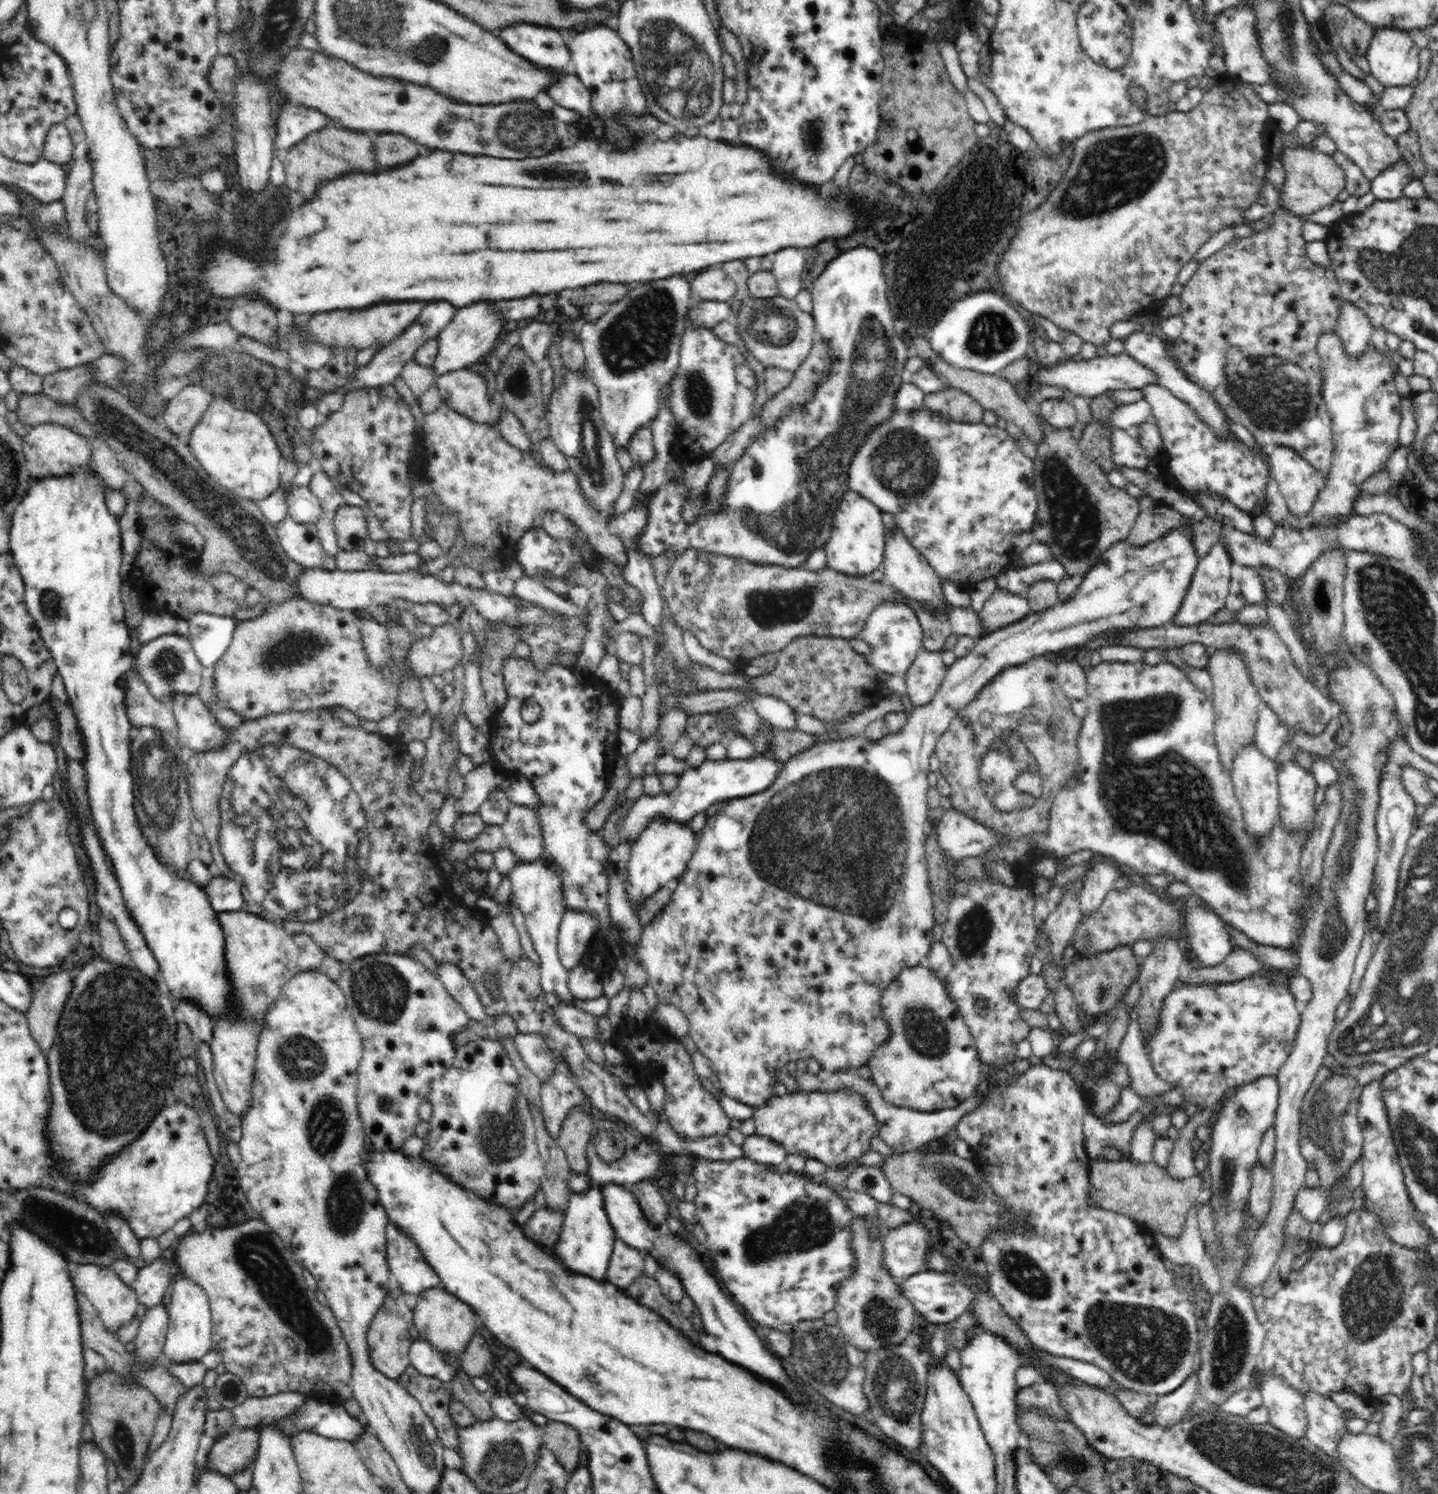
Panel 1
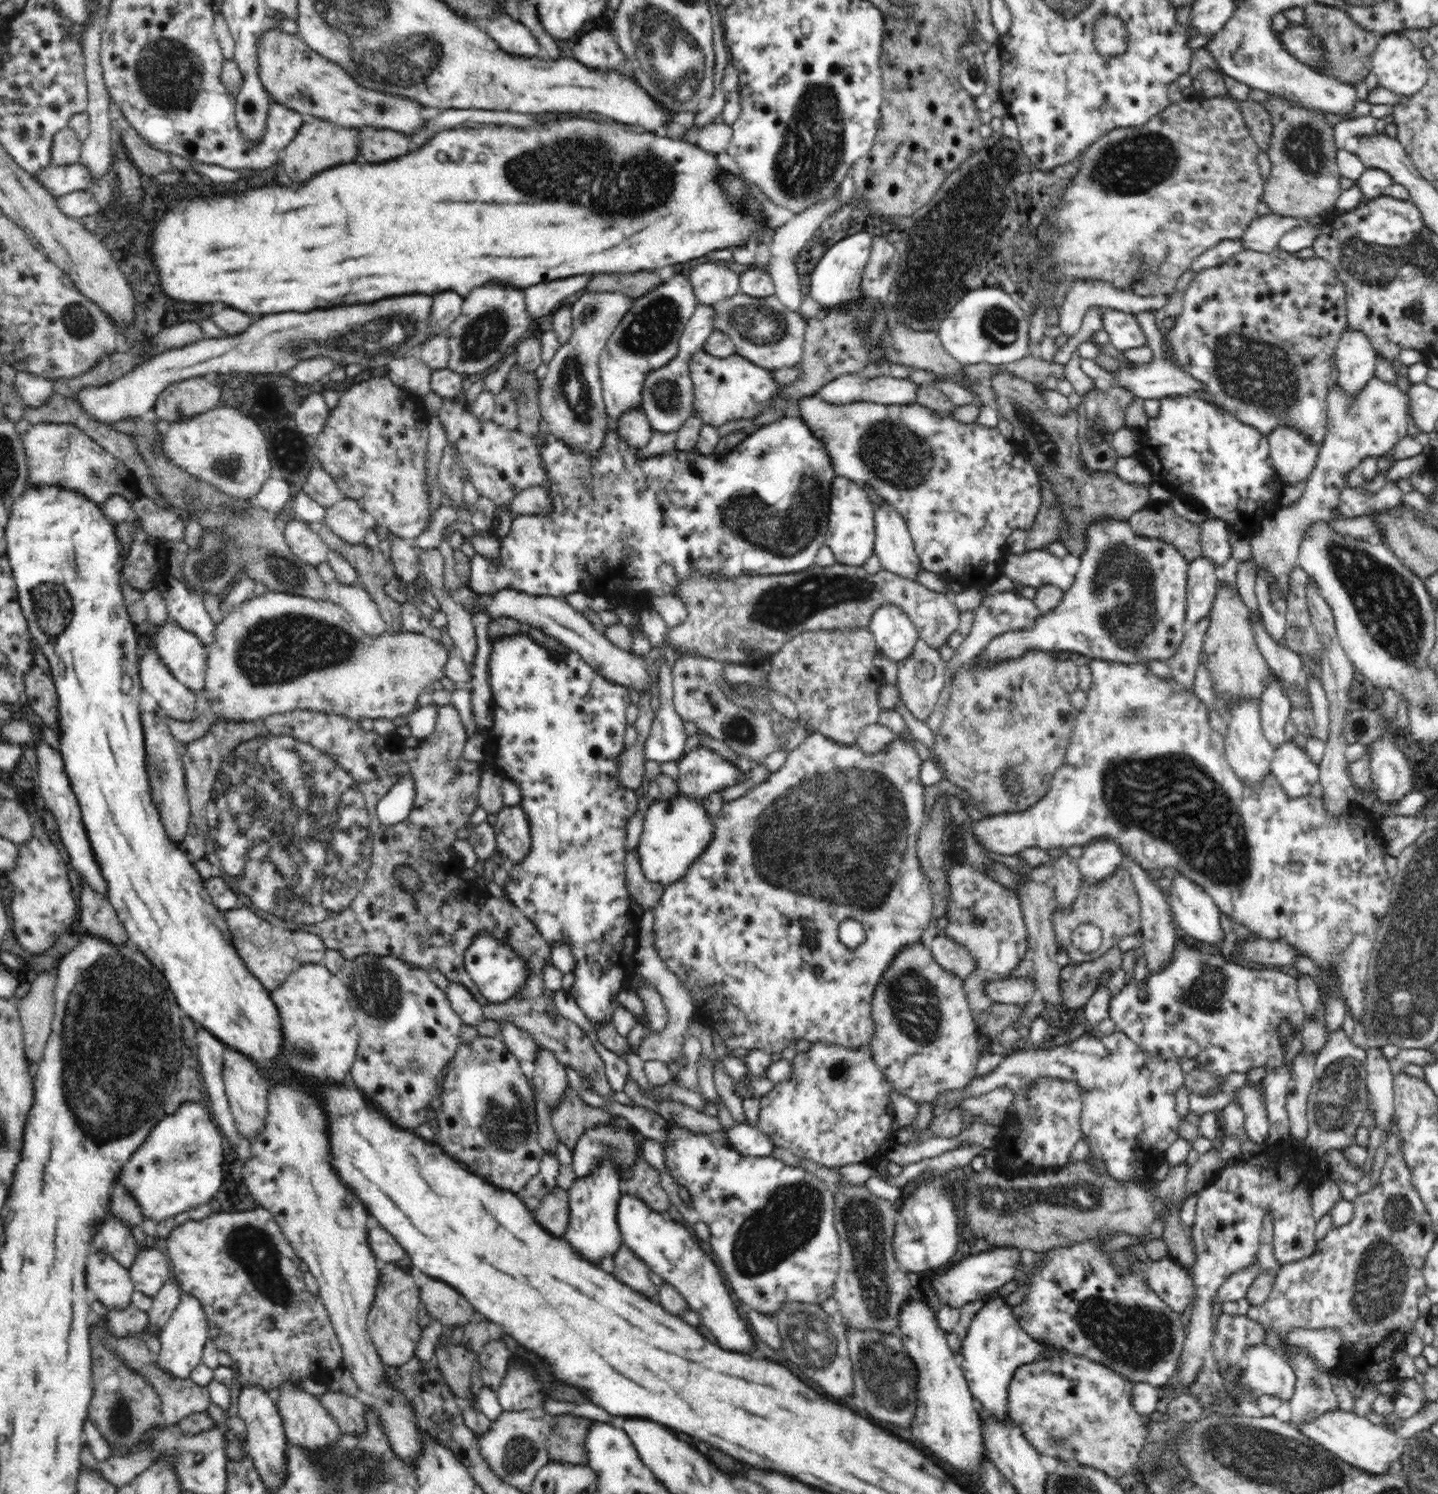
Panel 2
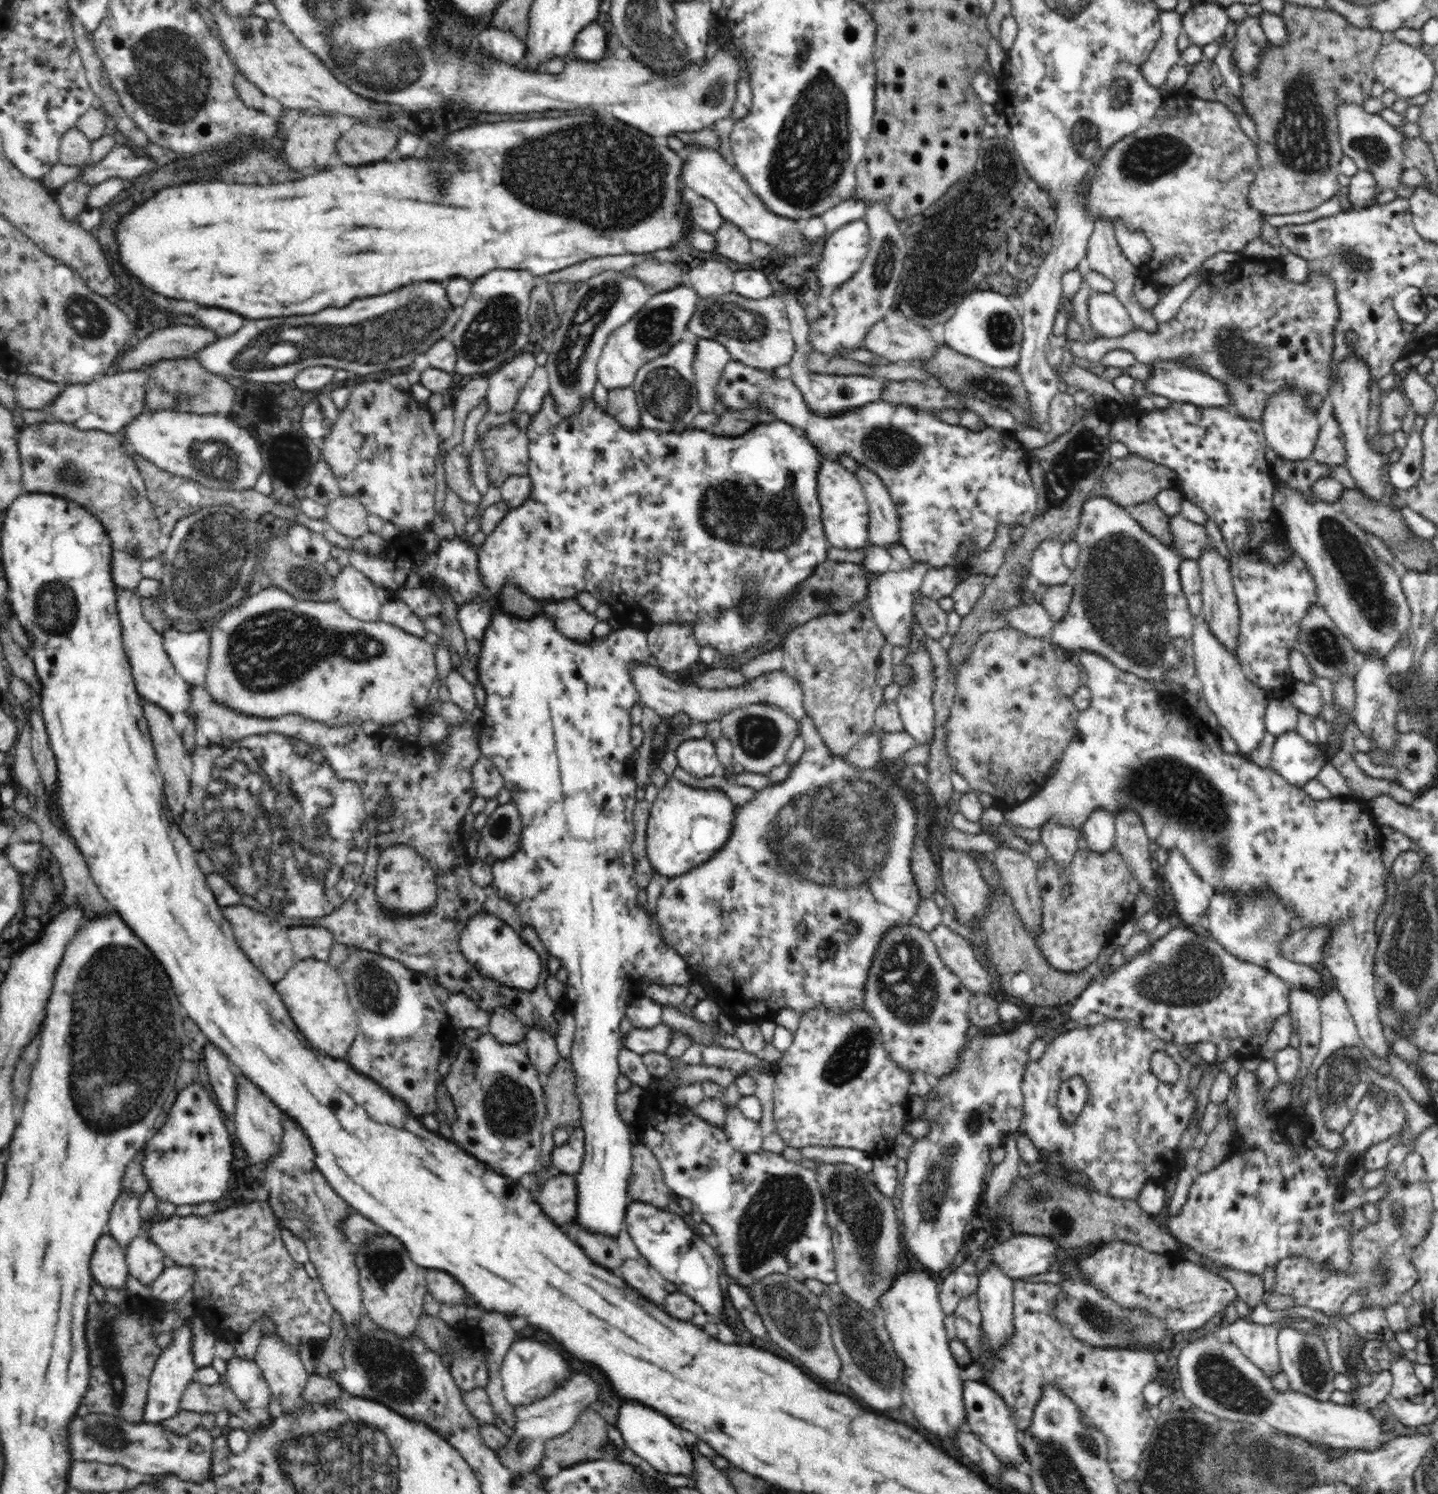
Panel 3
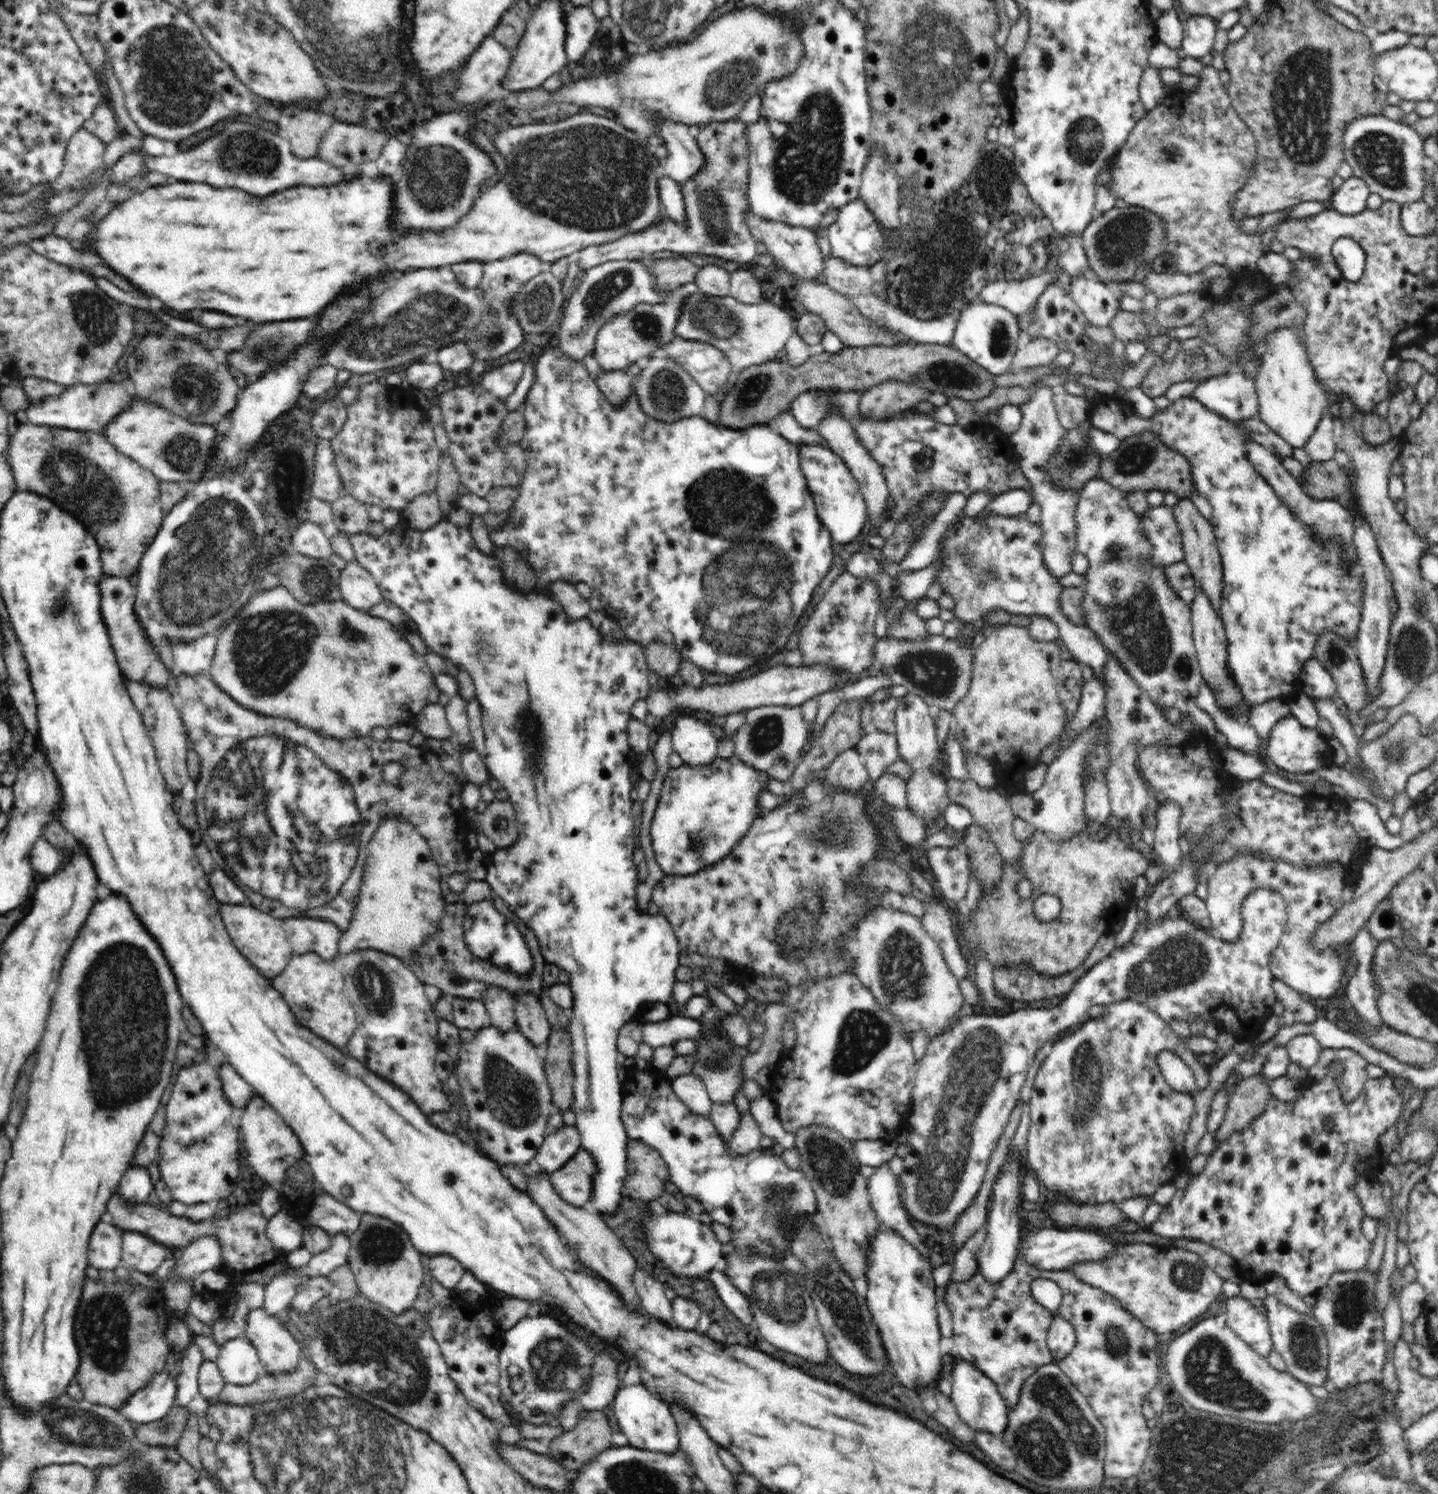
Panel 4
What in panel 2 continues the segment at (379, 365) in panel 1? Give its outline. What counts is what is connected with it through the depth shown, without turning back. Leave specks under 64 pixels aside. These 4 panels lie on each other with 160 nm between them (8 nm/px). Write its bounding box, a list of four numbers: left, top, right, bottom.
[427,292,462,336]

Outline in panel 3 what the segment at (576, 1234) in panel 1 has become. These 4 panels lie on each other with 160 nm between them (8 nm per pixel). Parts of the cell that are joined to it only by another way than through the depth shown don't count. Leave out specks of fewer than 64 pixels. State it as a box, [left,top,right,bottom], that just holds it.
[478,601,691,1238]

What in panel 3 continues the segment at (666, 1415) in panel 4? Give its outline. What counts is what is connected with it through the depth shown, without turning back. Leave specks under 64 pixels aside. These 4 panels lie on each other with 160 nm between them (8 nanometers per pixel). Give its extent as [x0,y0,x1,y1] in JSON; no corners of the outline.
[617,1402,694,1477]

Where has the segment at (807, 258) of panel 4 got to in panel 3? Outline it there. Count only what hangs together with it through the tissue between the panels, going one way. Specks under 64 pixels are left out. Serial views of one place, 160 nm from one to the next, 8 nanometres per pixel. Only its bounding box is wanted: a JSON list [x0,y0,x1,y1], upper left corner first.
[680,146,810,257]

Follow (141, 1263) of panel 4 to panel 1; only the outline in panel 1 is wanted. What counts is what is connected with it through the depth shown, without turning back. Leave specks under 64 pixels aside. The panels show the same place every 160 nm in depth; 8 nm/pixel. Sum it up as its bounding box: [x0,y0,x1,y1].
[132,1254,178,1308]

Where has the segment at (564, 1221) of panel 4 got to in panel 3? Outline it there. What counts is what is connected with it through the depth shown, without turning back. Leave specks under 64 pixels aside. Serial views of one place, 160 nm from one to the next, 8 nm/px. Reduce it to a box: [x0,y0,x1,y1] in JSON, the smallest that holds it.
[573,1219,622,1270]

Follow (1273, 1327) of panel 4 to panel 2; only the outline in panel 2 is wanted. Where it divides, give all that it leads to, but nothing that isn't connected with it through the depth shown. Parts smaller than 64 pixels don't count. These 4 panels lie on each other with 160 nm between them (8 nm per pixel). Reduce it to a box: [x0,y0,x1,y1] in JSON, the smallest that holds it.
[1288,1345,1338,1427]

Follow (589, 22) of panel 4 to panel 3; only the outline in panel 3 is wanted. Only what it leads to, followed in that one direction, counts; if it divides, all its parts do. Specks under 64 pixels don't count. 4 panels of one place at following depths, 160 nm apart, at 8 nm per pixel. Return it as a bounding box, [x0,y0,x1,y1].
[571,20,607,62]

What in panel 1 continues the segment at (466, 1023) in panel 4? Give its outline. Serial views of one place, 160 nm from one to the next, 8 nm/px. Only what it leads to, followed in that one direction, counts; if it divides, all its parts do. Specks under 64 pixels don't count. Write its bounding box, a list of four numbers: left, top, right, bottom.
[436,963,488,1022]

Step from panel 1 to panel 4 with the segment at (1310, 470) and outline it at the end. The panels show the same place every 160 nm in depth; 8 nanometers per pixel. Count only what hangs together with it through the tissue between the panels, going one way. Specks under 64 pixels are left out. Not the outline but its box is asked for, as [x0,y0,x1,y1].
[1254,328,1333,449]

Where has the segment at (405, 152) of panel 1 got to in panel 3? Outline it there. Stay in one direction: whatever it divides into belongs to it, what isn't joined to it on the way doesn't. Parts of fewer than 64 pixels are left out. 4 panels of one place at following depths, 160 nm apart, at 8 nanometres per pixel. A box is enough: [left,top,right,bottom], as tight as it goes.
[338,124,398,164]

